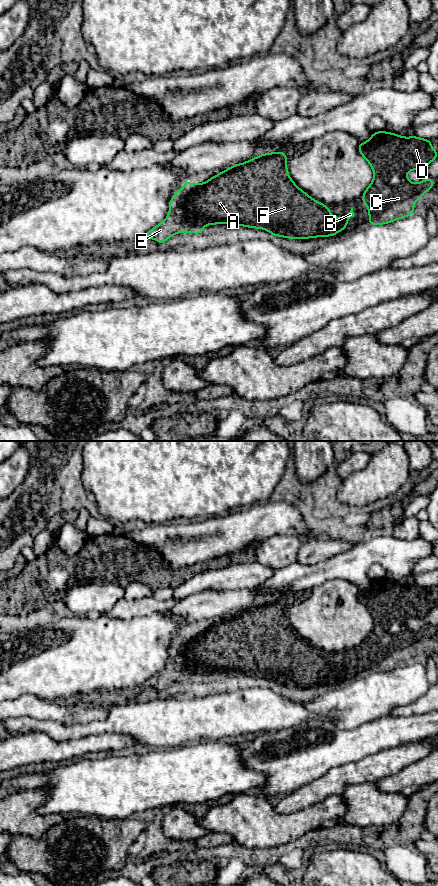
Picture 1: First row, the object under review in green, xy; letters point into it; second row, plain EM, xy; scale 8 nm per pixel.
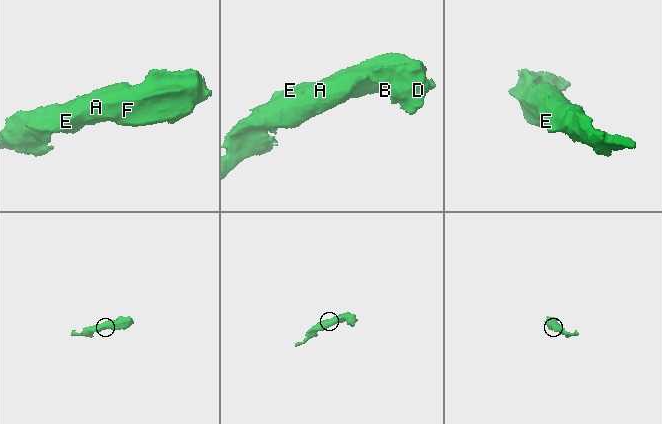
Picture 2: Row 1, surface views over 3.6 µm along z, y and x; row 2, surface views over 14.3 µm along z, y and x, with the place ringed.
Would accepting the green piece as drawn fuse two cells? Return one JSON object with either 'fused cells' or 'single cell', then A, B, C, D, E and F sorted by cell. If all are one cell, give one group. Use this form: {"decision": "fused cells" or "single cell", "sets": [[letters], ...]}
{"decision": "single cell", "sets": [["A", "B", "C", "D", "E", "F"]]}

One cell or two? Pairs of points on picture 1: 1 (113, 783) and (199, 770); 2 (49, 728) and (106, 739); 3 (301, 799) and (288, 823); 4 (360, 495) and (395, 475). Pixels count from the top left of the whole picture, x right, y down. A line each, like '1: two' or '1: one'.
1: one
2: two
3: two
4: one

